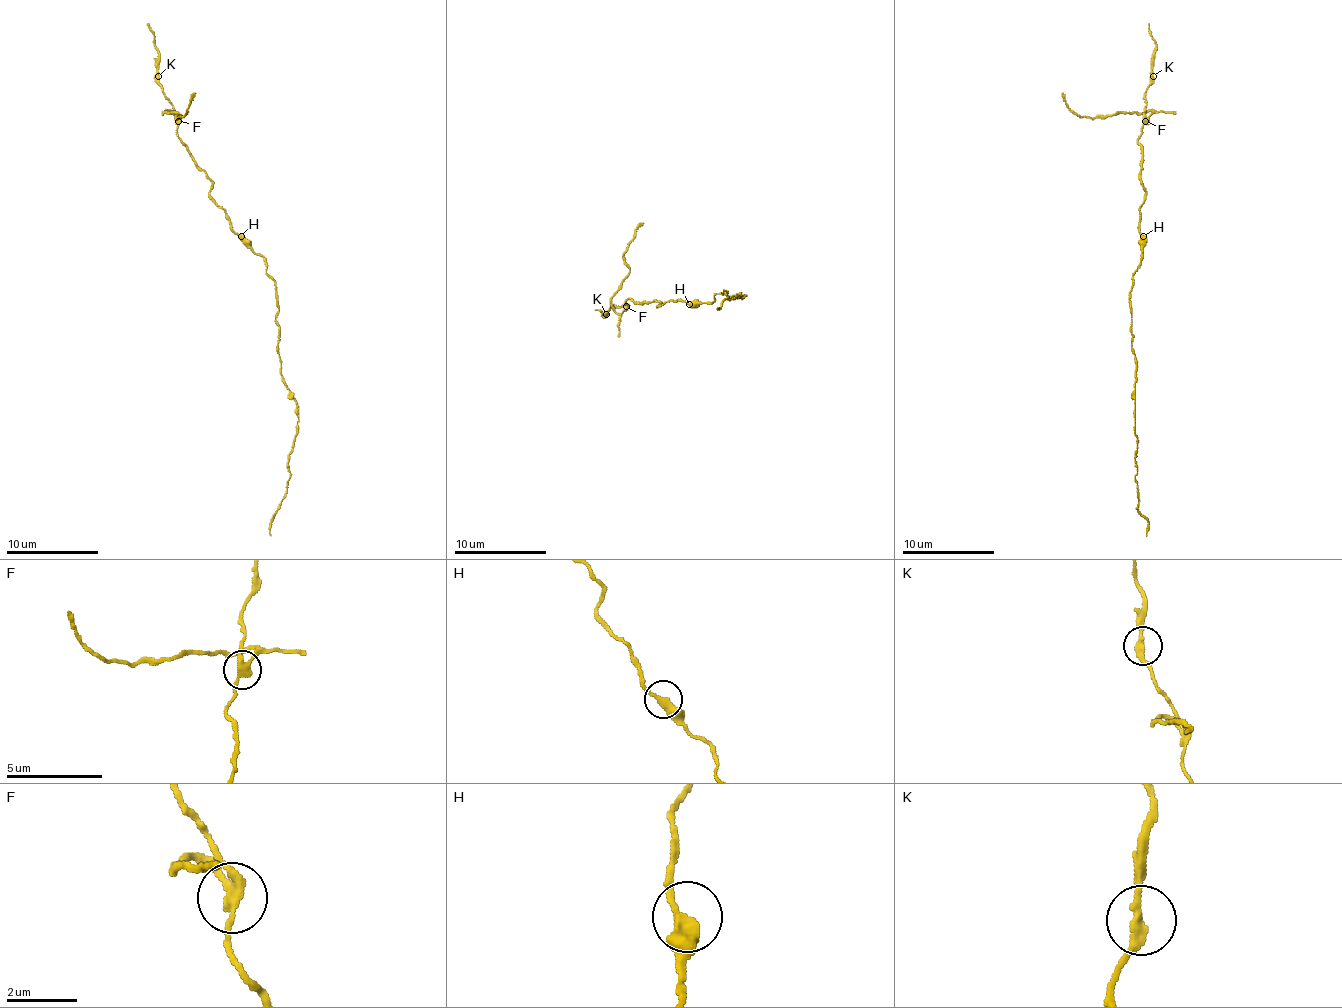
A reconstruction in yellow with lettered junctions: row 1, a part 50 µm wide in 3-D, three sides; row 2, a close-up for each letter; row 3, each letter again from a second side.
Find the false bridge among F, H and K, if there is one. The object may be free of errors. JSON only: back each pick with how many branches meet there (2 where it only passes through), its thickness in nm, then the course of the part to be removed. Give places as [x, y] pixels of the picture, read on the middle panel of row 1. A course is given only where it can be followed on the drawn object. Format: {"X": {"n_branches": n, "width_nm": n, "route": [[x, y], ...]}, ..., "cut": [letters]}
{"F": {"n_branches": 3, "width_nm": 280, "route": [[627, 307], [617, 314], [610, 297], [629, 272], [624, 260], [629, 242], [636, 228], [643, 223]]}, "cut": ["F"]}

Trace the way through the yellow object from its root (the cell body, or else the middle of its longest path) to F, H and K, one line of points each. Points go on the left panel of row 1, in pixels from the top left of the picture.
F: (262, 256), (232, 229), (229, 217), (209, 194), (211, 178), (195, 162), (176, 134), (179, 120)
H: (262, 256), (241, 236)
K: (262, 256), (232, 229), (229, 217), (209, 194), (211, 178), (176, 134), (179, 113), (158, 83), (158, 76)

